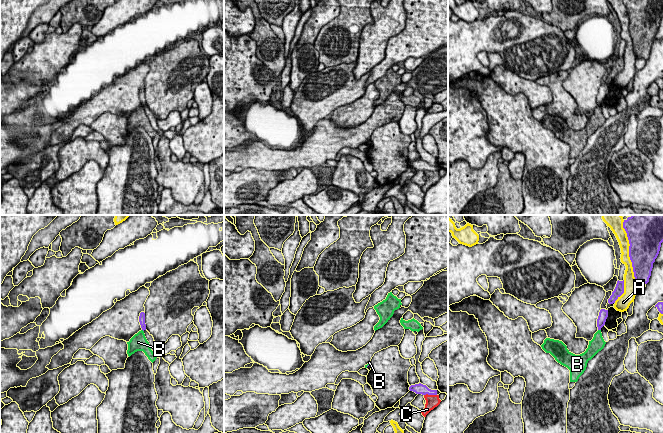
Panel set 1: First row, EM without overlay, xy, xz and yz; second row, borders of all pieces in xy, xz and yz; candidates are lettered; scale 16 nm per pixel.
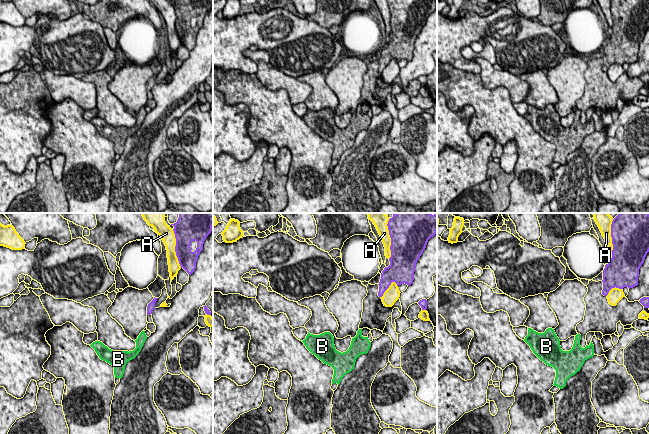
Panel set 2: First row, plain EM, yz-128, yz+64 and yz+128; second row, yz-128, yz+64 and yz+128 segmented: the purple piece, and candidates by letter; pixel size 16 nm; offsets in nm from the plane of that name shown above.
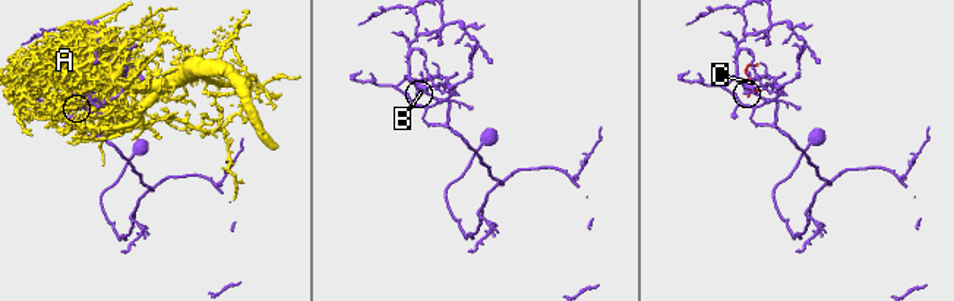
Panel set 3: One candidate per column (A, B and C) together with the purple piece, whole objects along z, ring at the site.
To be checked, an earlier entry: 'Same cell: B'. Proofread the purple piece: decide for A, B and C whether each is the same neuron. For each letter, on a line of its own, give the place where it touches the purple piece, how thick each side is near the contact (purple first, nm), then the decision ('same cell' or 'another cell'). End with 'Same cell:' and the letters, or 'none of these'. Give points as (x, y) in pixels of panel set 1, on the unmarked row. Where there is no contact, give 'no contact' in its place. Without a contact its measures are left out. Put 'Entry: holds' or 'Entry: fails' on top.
Entry: fails
A: meets purple in yz at (629, 29); 480 nm thick on the purple side, 160 nm on the other; another cell
B: meets purple in yz at (599, 105); 160 nm thick on the purple side, 220 nm on the other; another cell
C: meets purple in xz at (430, 170); 160 nm thick on the purple side, 220 nm on the other; another cell
Same cell: none of these

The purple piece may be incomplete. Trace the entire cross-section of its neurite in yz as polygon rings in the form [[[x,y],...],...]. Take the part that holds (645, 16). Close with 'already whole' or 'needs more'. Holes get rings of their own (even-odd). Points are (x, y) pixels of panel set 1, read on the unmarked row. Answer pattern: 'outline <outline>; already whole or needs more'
outline [[[623,0],[636,59],[647,60],[663,18],[663,0]]]; already whole

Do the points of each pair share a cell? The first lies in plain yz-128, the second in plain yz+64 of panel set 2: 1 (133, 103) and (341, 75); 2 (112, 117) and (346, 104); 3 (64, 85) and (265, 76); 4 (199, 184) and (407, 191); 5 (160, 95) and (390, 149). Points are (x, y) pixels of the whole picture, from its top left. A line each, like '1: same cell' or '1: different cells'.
1: same cell
2: different cells
3: same cell
4: same cell
5: different cells

